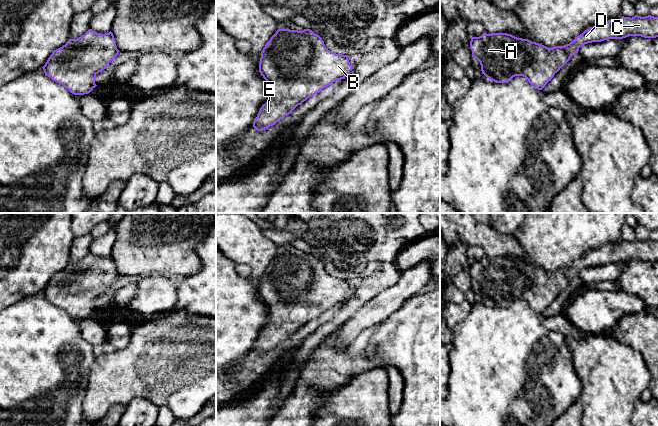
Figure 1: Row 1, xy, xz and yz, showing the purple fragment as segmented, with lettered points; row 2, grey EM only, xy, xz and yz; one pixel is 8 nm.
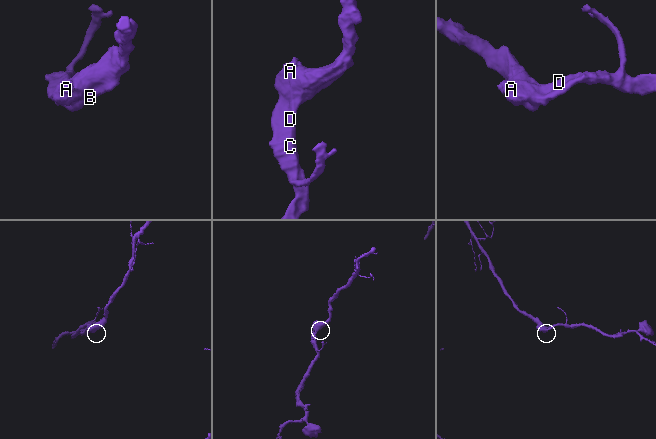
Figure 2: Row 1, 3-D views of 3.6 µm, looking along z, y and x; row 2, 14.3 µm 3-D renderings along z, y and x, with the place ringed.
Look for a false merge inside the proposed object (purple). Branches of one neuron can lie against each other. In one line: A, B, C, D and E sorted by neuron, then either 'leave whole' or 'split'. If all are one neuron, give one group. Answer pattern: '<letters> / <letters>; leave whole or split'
A B C D E; leave whole

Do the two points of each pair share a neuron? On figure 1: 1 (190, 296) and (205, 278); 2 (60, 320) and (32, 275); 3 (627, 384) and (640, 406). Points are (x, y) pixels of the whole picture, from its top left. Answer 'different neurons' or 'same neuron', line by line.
1: same neuron
2: different neurons
3: different neurons

